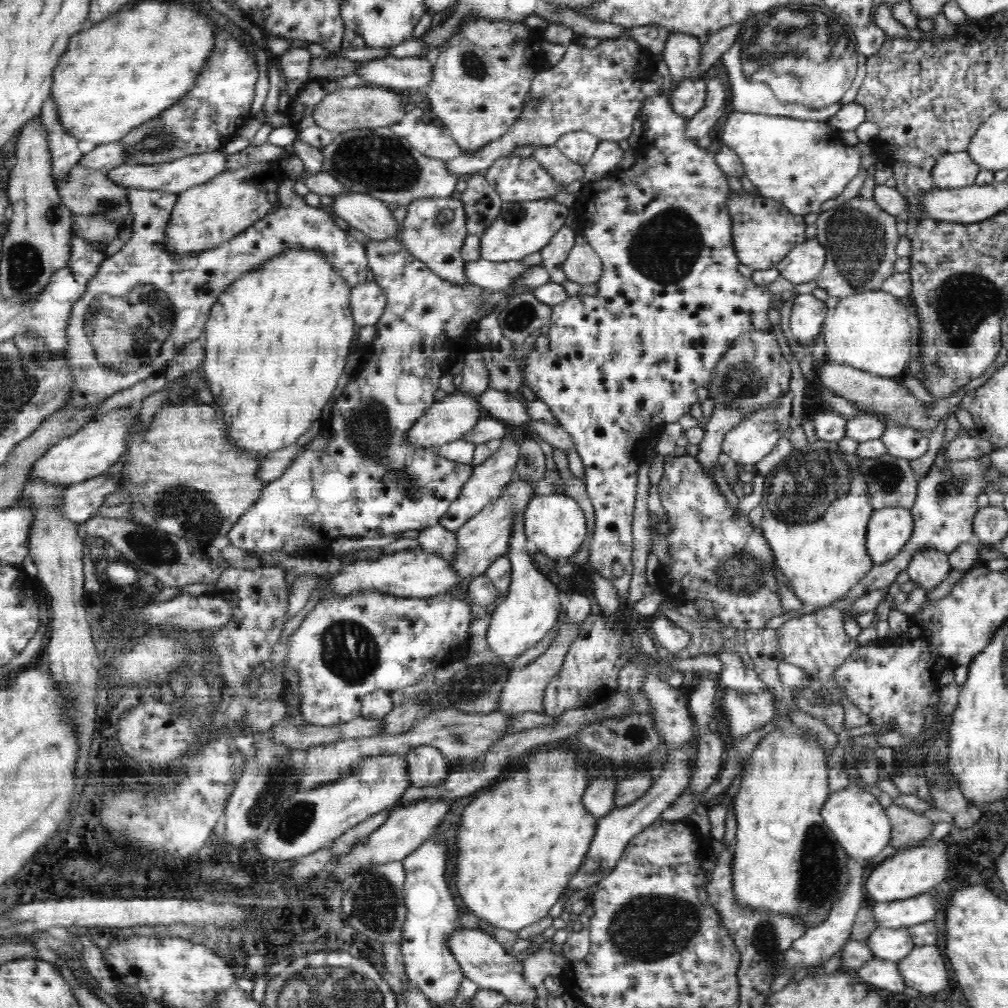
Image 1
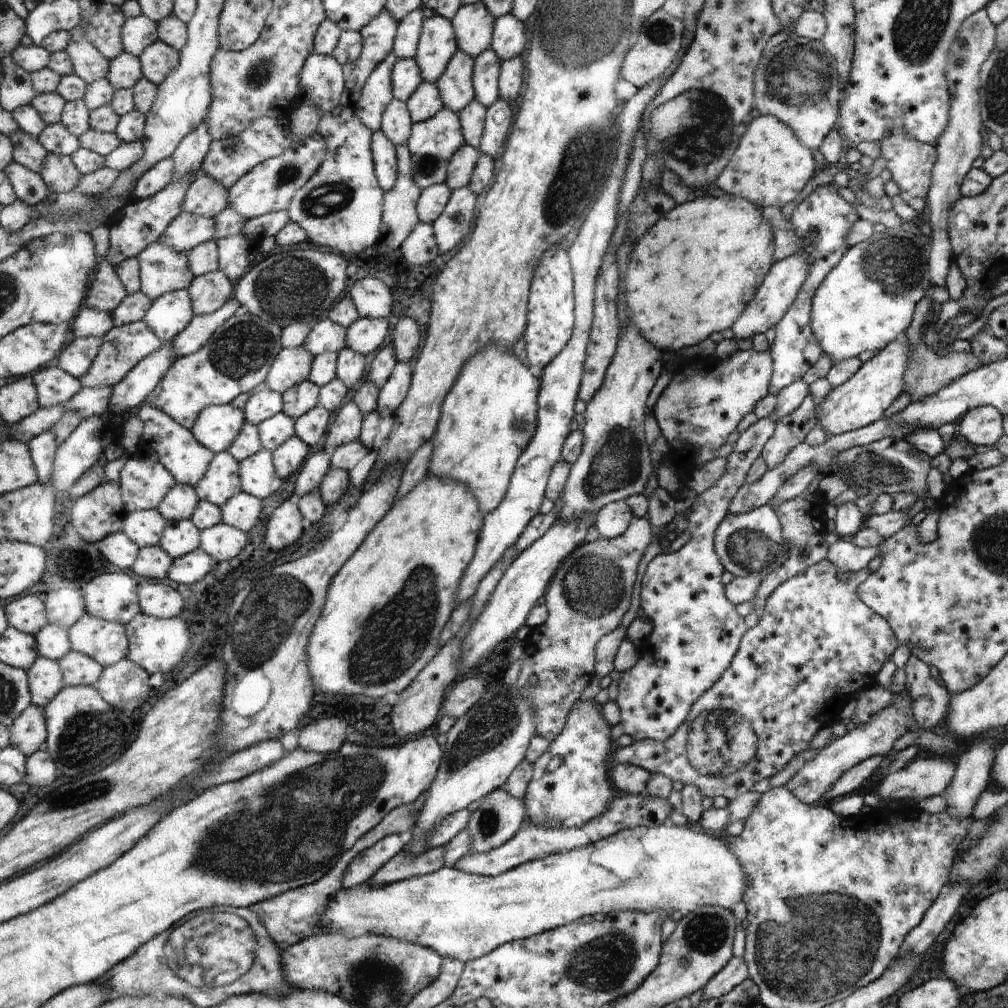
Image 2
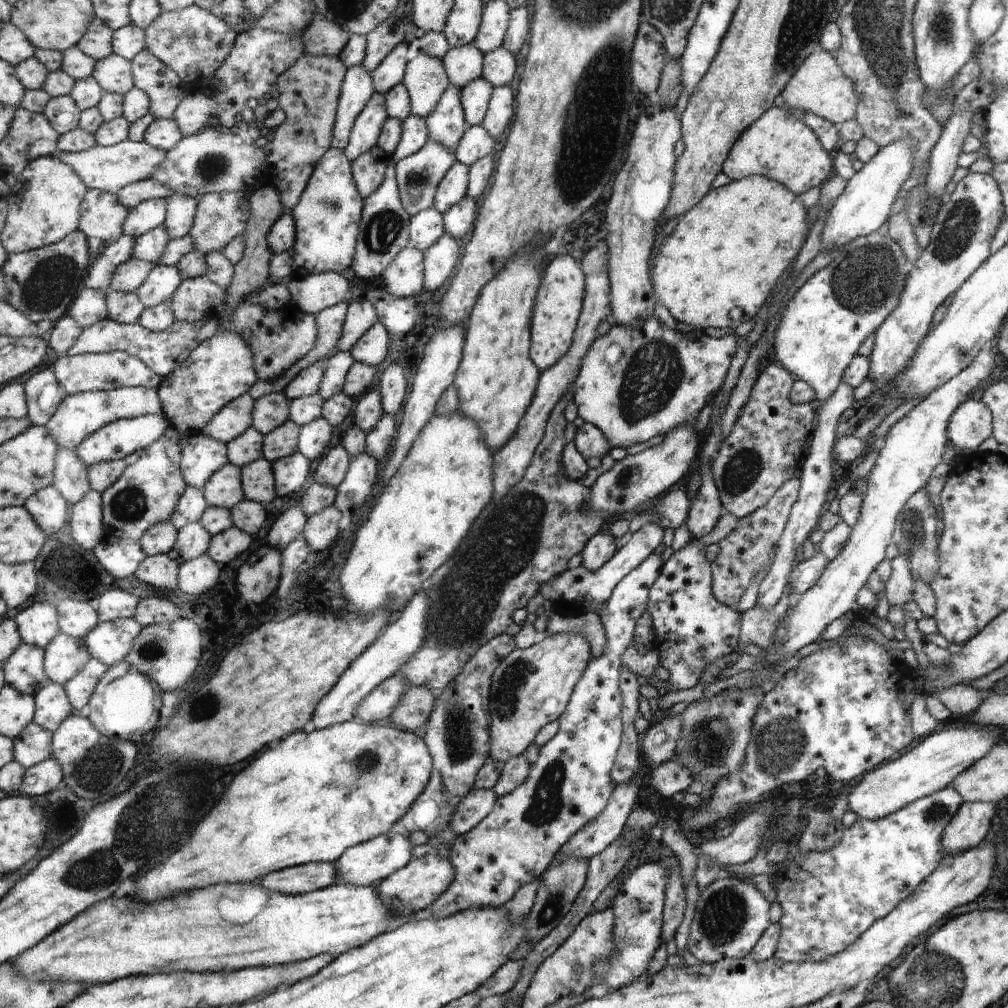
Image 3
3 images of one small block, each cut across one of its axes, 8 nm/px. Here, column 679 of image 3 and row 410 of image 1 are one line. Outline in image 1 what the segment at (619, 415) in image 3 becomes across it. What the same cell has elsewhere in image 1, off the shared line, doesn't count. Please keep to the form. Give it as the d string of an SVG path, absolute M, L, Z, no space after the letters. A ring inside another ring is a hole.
M369 238L366 244L366 254L368 259L368 270L372 270L374 281L382 287L384 295L386 295L386 308L380 320L376 322L377 336L367 347L370 351L366 364L361 365L357 374L350 379L344 391L337 398L332 408L331 417L327 422L322 421L322 430L310 442L300 442L300 454L294 458L294 462L290 464L280 478L273 480L270 484L264 486L263 493L260 494L259 501L256 502L252 509L241 518L240 522L233 527L233 530L226 535L228 542L242 548L248 552L248 558L256 558L256 562L276 562L275 566L281 566L280 562L296 562L296 566L300 566L300 562L316 562L316 558L320 558L320 562L332 562L332 558L336 558L336 542L360 542L360 538L392 538L392 542L400 542L400 538L412 538L412 530L422 531L430 527L439 525L440 518L443 518L452 502L460 497L460 492L464 489L464 484L471 478L473 468L472 465L464 465L460 462L443 458L438 453L436 447L432 448L413 448L406 441L406 434L410 431L414 424L435 404L434 393L439 389L440 378L449 370L450 347L452 340L463 340L466 336L472 334L473 327L484 317L492 312L497 304L502 306L504 300L512 297L512 295L520 288L527 287L536 290L539 286L550 282L550 277L543 265L531 266L528 274L522 280L514 282L512 286L508 286L507 290L483 290L479 286L469 283L467 286L457 286L451 282L440 278L428 265L417 259L408 252L402 242L398 239L388 240L371 240Z

